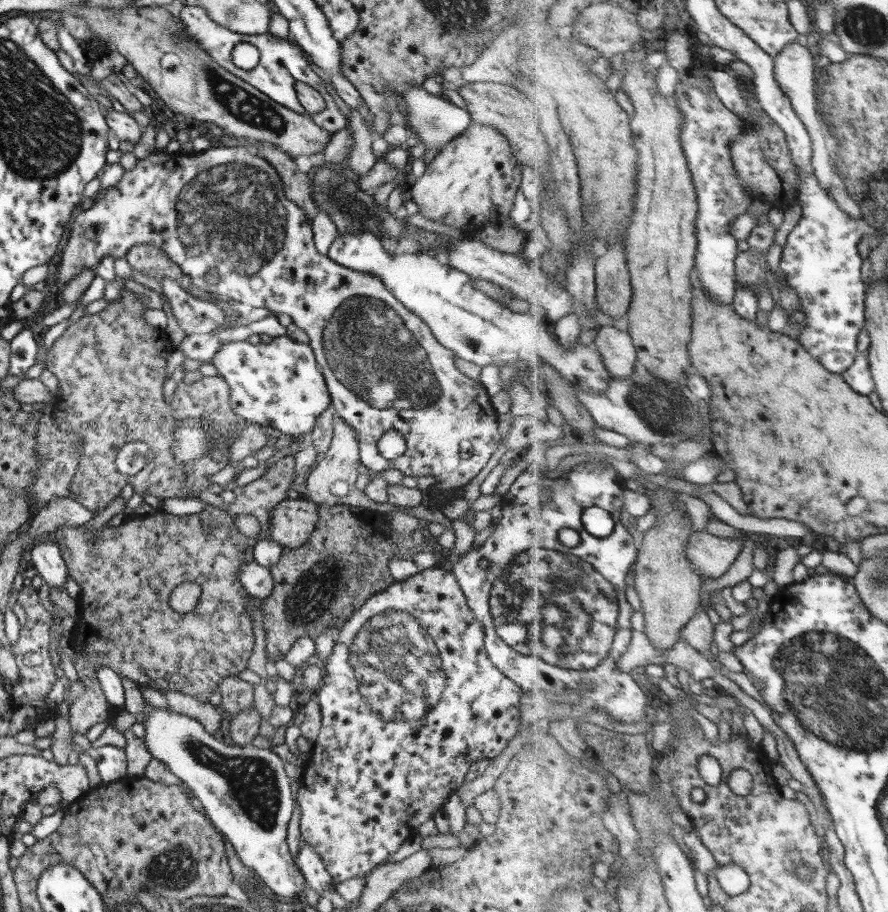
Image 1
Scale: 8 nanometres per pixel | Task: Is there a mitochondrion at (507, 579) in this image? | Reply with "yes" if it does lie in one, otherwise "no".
yes

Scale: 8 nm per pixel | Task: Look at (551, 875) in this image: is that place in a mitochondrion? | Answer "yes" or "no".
no

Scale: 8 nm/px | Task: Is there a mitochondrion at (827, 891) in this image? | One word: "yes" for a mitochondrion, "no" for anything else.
no

